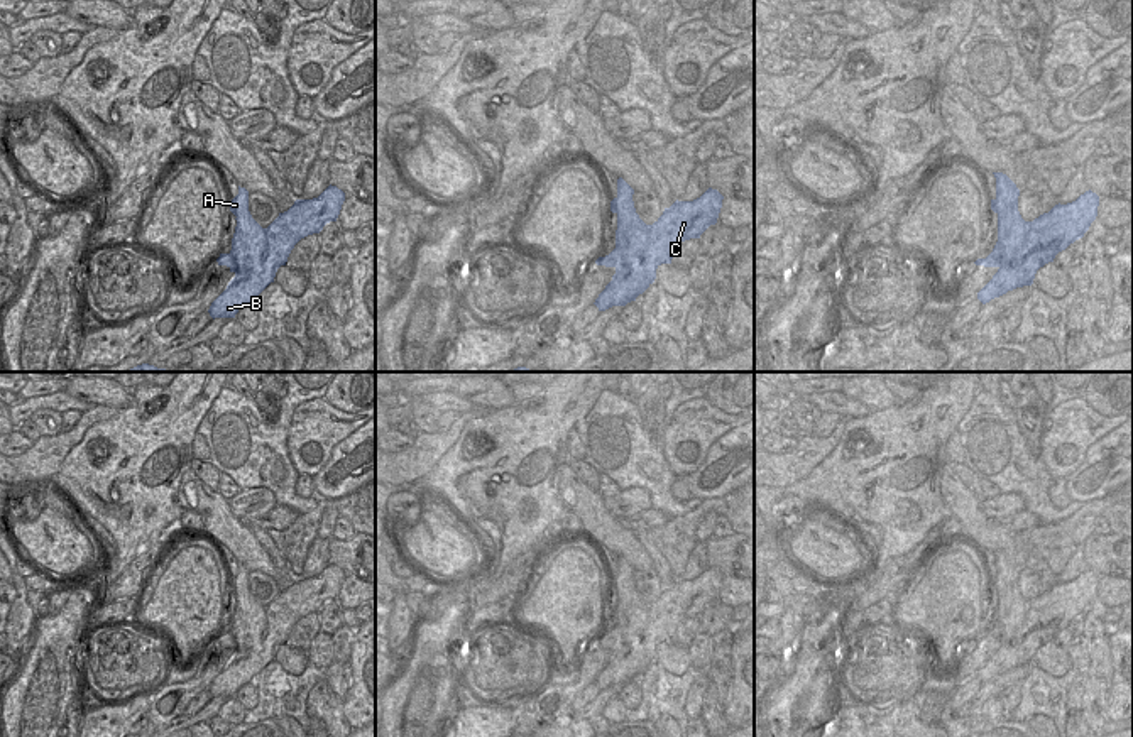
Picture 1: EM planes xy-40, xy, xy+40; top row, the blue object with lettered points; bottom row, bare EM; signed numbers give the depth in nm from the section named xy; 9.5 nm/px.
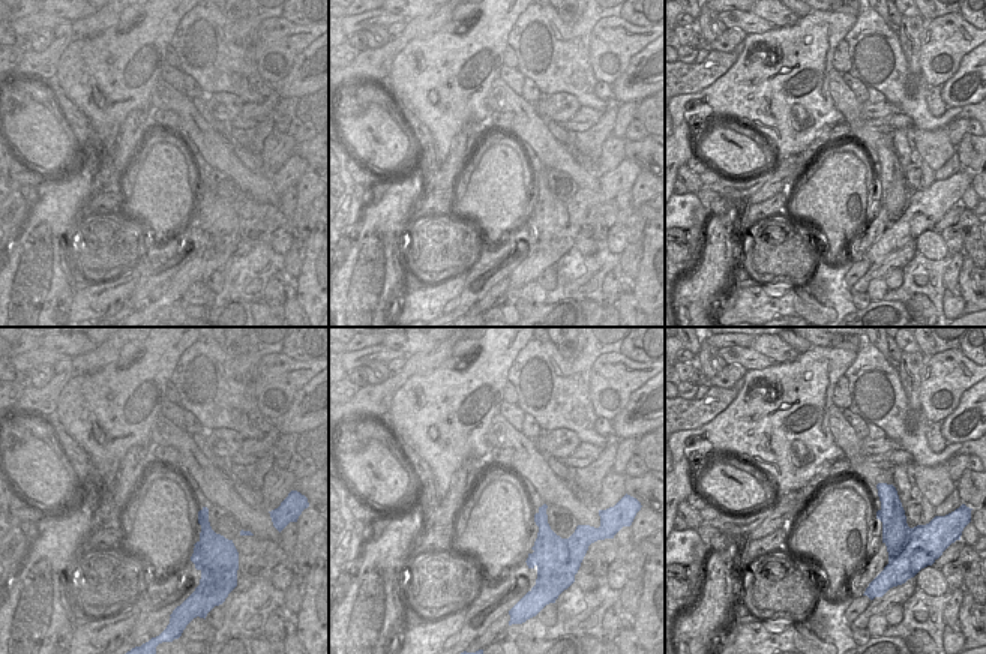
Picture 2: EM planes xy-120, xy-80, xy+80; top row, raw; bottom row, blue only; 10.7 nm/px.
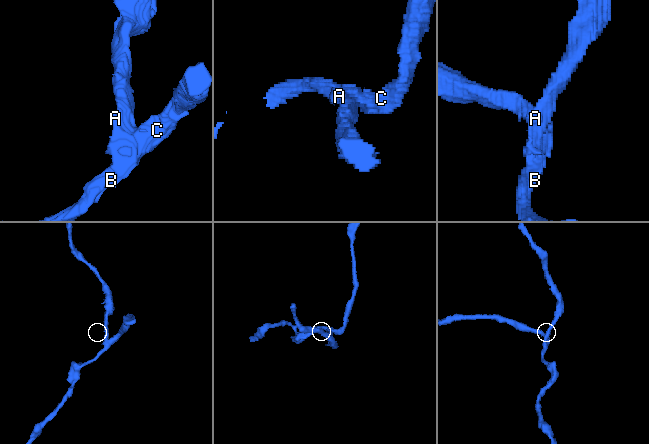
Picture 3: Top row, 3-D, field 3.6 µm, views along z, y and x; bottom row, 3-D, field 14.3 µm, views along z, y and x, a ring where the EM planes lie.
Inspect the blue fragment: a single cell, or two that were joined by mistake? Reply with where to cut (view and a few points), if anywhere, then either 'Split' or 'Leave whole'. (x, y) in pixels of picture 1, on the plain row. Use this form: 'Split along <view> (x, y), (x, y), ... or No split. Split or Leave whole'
Split along xy-40 (266, 607), (268, 634), (252, 644), (239, 644), (235, 651). Split

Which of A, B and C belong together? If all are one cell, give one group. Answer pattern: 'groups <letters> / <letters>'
groups A / B C

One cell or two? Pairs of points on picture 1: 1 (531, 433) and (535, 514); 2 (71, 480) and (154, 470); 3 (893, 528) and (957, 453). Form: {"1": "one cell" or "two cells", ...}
{"1": "one cell", "2": "one cell", "3": "two cells"}

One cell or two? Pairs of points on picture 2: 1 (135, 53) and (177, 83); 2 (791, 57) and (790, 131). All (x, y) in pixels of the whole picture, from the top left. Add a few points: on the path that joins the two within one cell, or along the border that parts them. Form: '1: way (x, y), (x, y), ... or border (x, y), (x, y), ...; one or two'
1: border (165, 60), (159, 78); two
2: way (784, 75), (784, 96), (790, 104), (790, 113); one

